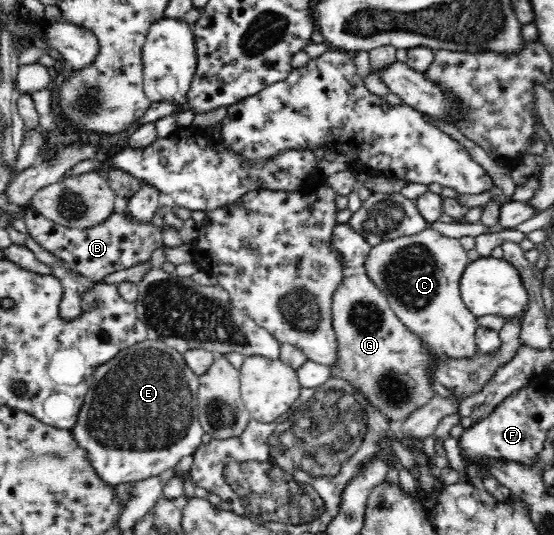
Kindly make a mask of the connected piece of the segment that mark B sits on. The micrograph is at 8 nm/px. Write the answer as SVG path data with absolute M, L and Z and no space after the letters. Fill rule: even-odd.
M33 207L24 209L23 220L27 231L41 247L55 257L67 261L92 283L101 282L112 273L127 270L137 263L147 261L151 253L162 245L159 226L152 220L137 220L127 208L113 210L102 222L85 229L65 227L40 214Z

